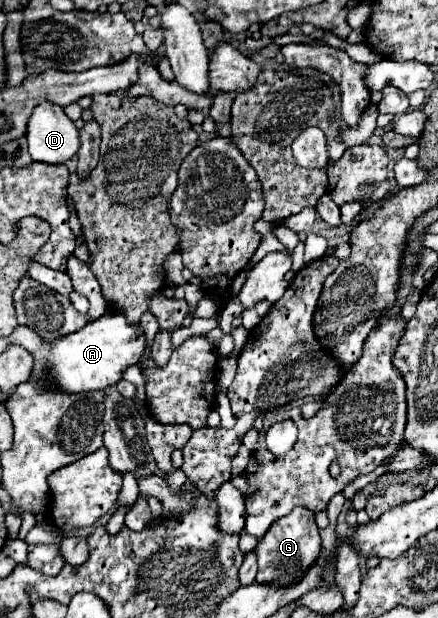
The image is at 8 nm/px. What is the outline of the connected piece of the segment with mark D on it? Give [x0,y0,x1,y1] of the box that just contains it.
[27,100,79,164]

